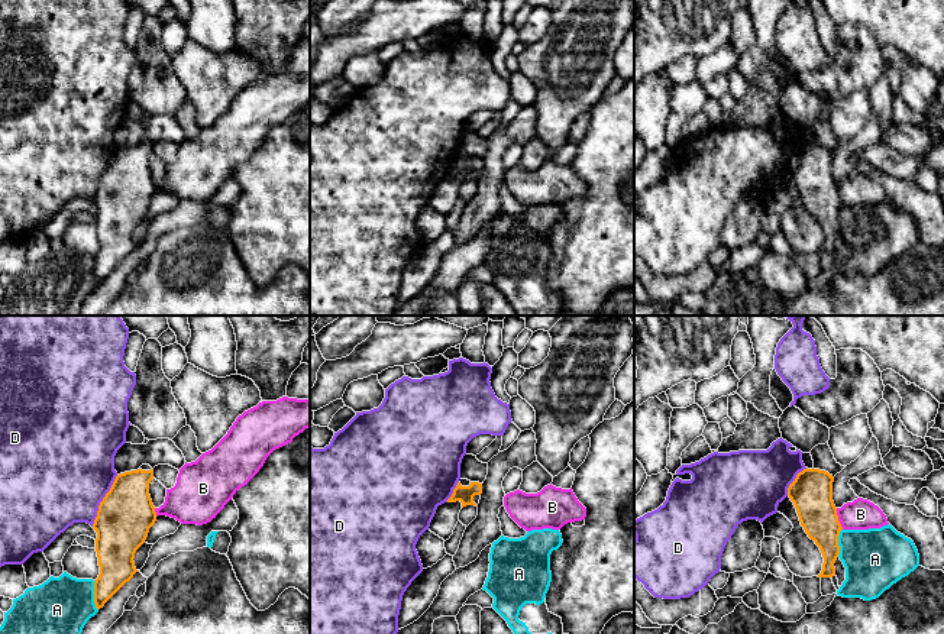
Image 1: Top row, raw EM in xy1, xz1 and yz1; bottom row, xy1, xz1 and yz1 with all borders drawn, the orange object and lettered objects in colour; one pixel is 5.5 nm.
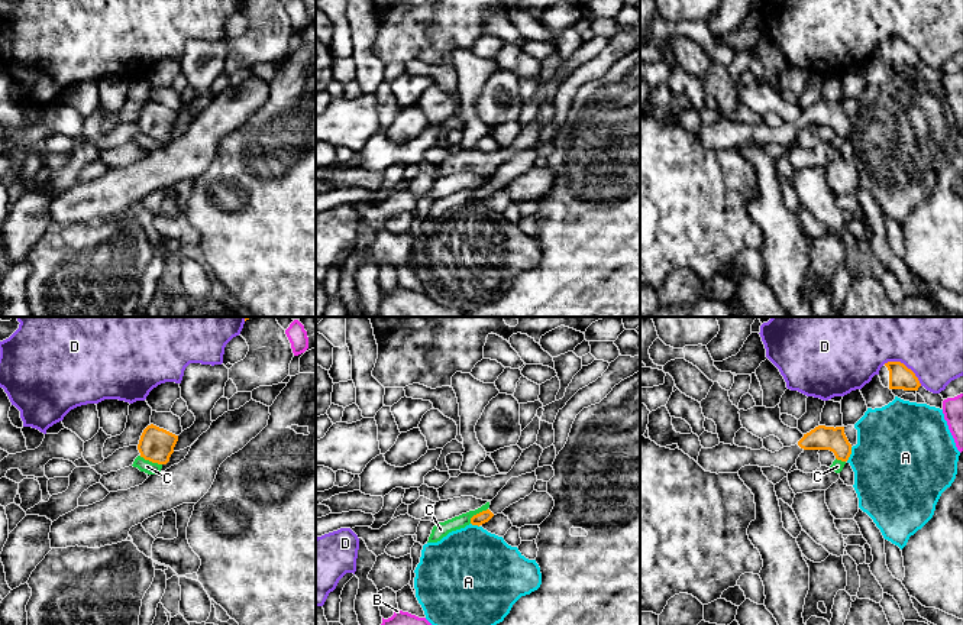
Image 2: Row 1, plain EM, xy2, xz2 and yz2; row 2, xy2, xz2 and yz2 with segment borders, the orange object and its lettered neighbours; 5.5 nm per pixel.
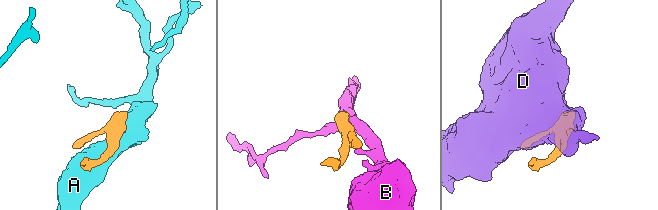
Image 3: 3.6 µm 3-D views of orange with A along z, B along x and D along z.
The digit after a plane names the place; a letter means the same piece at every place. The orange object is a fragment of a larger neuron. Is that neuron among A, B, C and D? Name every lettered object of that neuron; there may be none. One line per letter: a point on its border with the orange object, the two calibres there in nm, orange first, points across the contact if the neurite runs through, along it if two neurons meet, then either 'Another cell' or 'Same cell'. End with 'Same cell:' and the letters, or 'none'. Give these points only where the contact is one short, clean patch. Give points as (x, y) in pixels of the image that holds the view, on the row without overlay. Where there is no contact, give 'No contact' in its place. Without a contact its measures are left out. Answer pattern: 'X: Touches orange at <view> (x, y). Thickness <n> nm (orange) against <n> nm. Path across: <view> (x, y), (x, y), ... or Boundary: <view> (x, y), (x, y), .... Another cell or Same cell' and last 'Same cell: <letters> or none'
A: Touches orange at xy1 (94, 271). Thickness 190 nm (orange) against 360 nm. Another cell
B: Touches orange at yz1 (837, 194). Thickness 240 nm (orange) against 170 nm. Another cell
C: Touches orange at xy2 (151, 136). Thickness 190 nm (orange) against 70 nm. Boundary: xy2 (139, 132), (161, 141). Another cell
D: Touches orange at xy1 (102, 177). Thickness 300 nm (orange) against 500 nm. Another cell
Same cell: none

